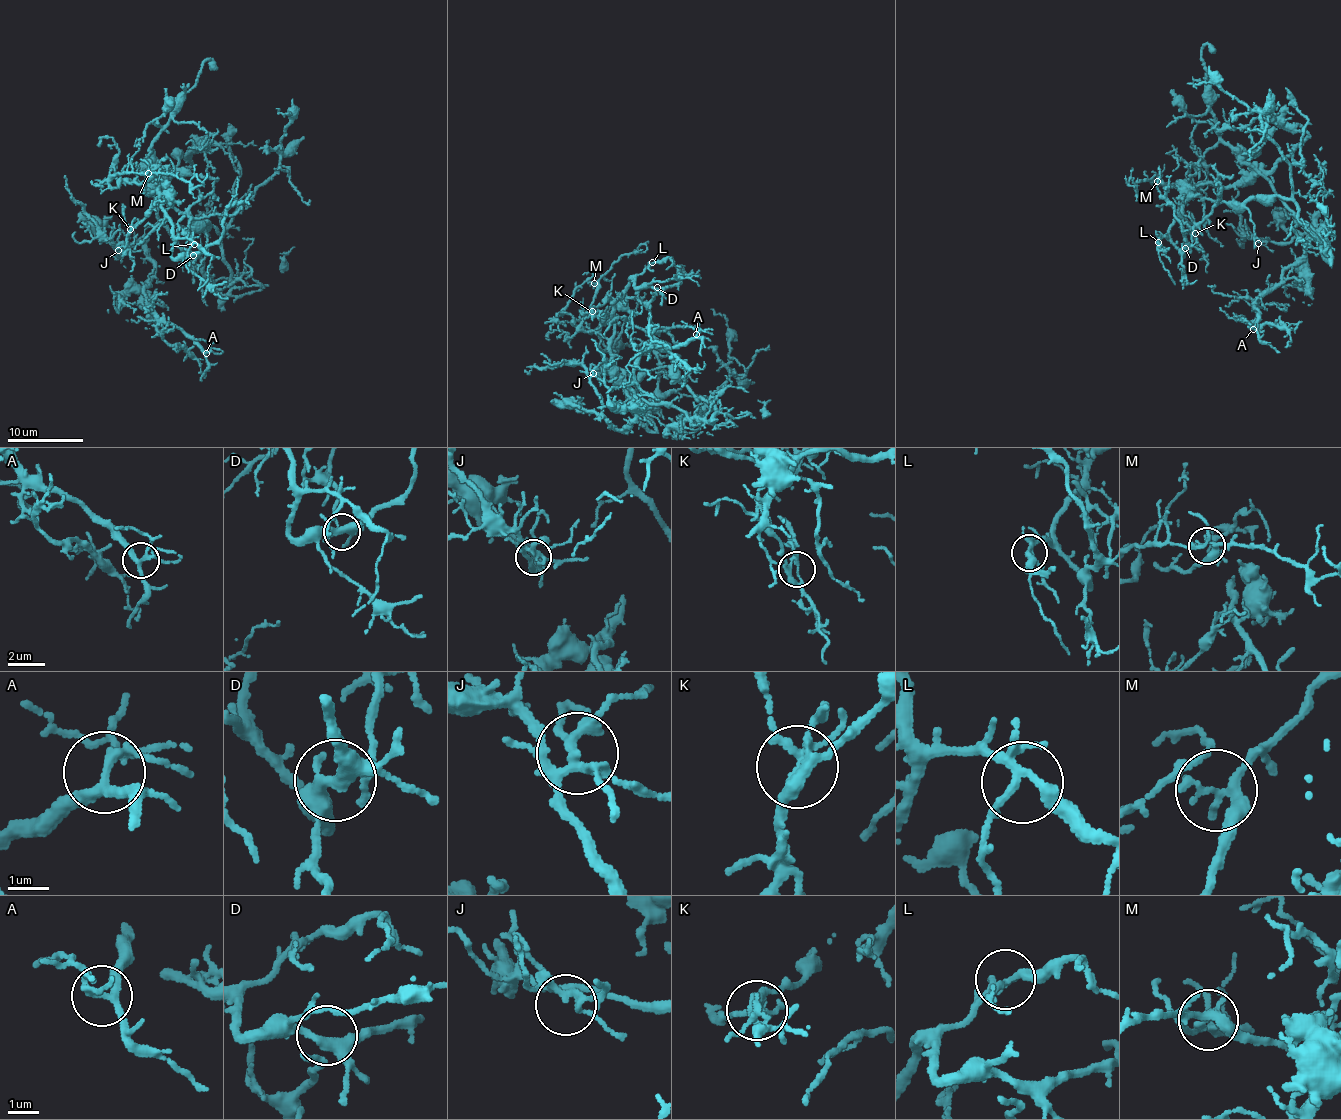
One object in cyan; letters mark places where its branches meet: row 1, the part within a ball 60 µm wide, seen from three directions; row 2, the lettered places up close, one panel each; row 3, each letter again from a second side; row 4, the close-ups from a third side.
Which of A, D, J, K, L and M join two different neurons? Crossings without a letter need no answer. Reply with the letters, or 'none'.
none

